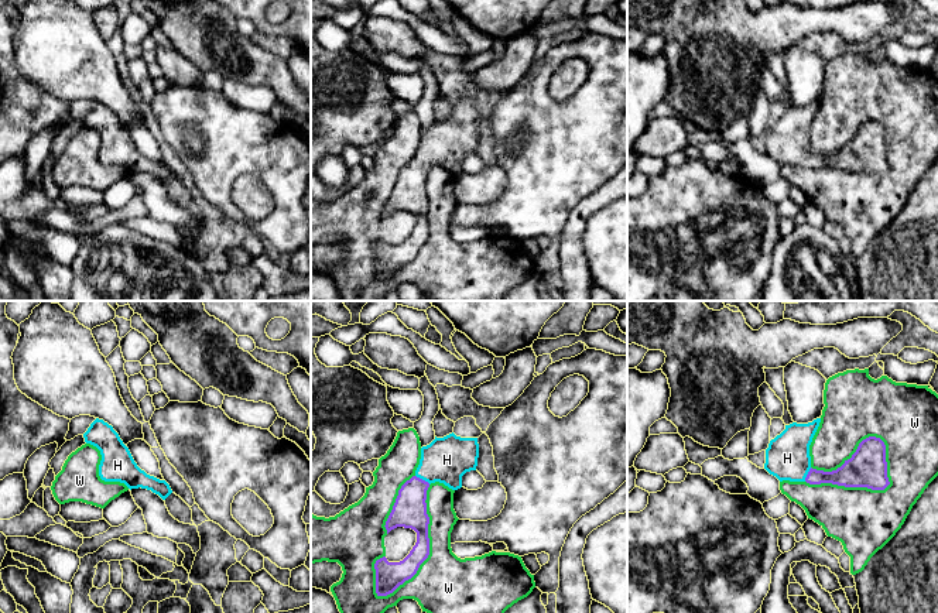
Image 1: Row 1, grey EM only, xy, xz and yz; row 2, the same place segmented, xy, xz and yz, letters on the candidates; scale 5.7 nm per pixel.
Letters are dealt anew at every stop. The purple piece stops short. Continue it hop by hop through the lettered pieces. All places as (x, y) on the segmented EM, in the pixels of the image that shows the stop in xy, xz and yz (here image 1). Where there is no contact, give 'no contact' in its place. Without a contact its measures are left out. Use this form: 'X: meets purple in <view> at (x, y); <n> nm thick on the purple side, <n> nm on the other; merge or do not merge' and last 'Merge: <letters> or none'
H: meets purple in xz at (421, 479); 190 nm thick on the purple side, 260 nm on the other; merge
W: meets purple in yz at (866, 486); 220 nm thick on the purple side, 360 nm on the other; do not merge
Merge: H

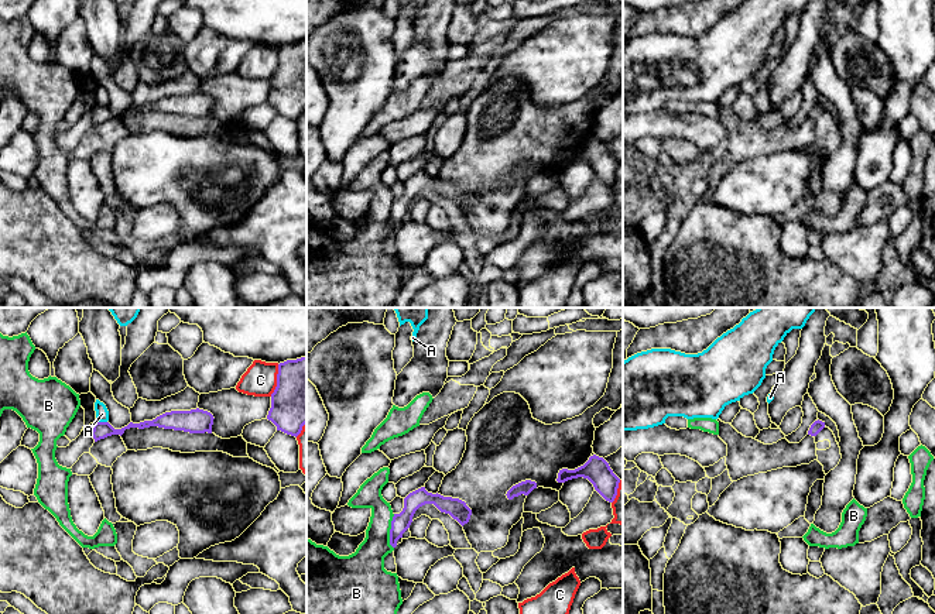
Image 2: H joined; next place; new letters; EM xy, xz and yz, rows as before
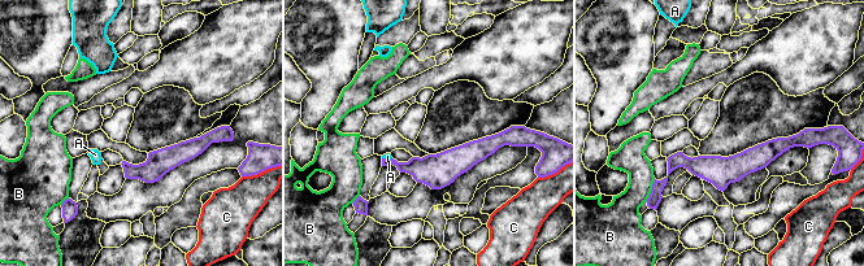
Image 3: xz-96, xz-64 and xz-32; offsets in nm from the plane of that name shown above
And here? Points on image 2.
A: meets purple in xy at (102, 422); 100 nm thick on the purple side, 80 nm on the other; do not merge
B: meets purple in xz at (390, 531); 100 nm thick on the purple side, 200 nm on the other; do not merge
C: meets purple in xy at (277, 380); 340 nm thick on the purple side, 190 nm on the other; do not merge
Merge: none

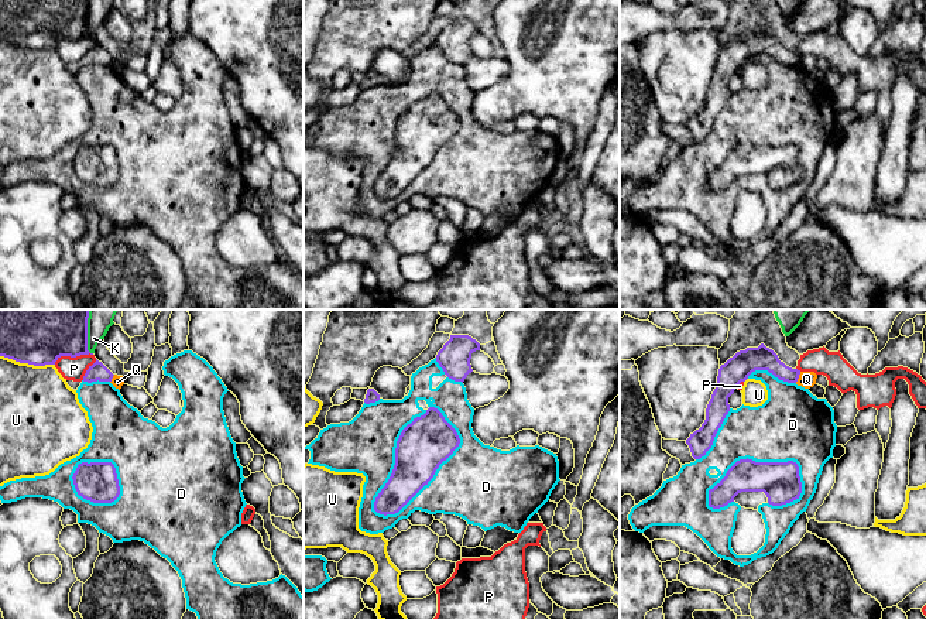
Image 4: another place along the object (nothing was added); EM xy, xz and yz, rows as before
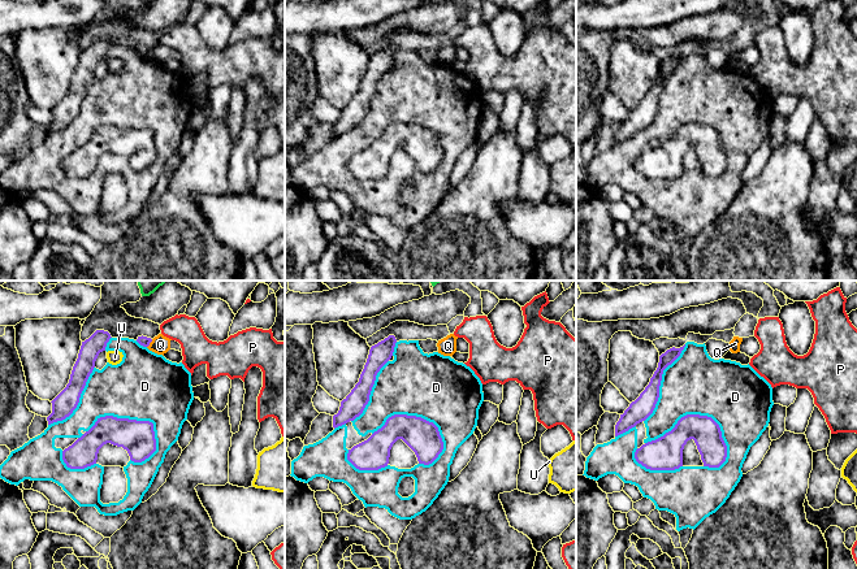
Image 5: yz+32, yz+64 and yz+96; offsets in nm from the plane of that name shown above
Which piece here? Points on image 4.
D: meets purple in xz at (436, 468); 280 nm thick on the purple side, 440 nm on the other; do not merge
K: meets purple in xy at (86, 332); 480 nm thick on the purple side, 160 nm on the other; do not merge
P: meets purple in xy at (72, 356); 440 nm thick on the purple side, 130 nm on the other; do not merge
Q: meets purple in yz at (798, 378); 140 nm thick on the purple side, 100 nm on the other; do not merge
U: meets purple in xy at (27, 362); 460 nm thick on the purple side, 420 nm on the other; do not merge
Merge: none

